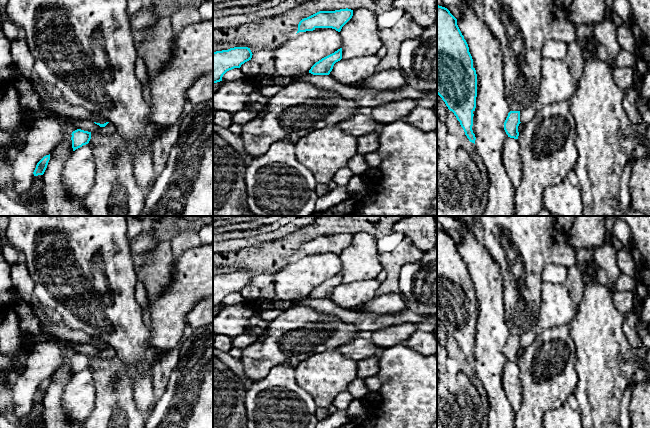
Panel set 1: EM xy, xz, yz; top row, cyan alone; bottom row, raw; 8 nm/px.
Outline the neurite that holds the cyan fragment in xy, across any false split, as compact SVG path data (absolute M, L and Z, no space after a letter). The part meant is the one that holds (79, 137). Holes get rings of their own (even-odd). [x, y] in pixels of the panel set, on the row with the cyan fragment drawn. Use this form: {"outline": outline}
{"outline": "M77 129L72 132L72 148L73 151L89 143L91 139L91 132Z"}

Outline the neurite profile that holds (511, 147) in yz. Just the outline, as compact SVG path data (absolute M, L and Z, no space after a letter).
M508 137L503 142L502 160L505 172L512 182L512 185L516 188L520 185L522 176L520 143L517 139Z

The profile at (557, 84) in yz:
M542 59L537 102L540 106L568 101L577 87L564 60Z

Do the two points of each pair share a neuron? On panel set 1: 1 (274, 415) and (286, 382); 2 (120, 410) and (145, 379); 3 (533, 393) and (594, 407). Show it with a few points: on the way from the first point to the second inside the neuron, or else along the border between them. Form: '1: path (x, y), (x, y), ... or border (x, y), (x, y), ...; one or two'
1: path (277, 407), (278, 390); one
2: border (126, 371), (131, 380), (136, 407), (143, 415); two
3: border (576, 370), (577, 384), (572, 393); two

